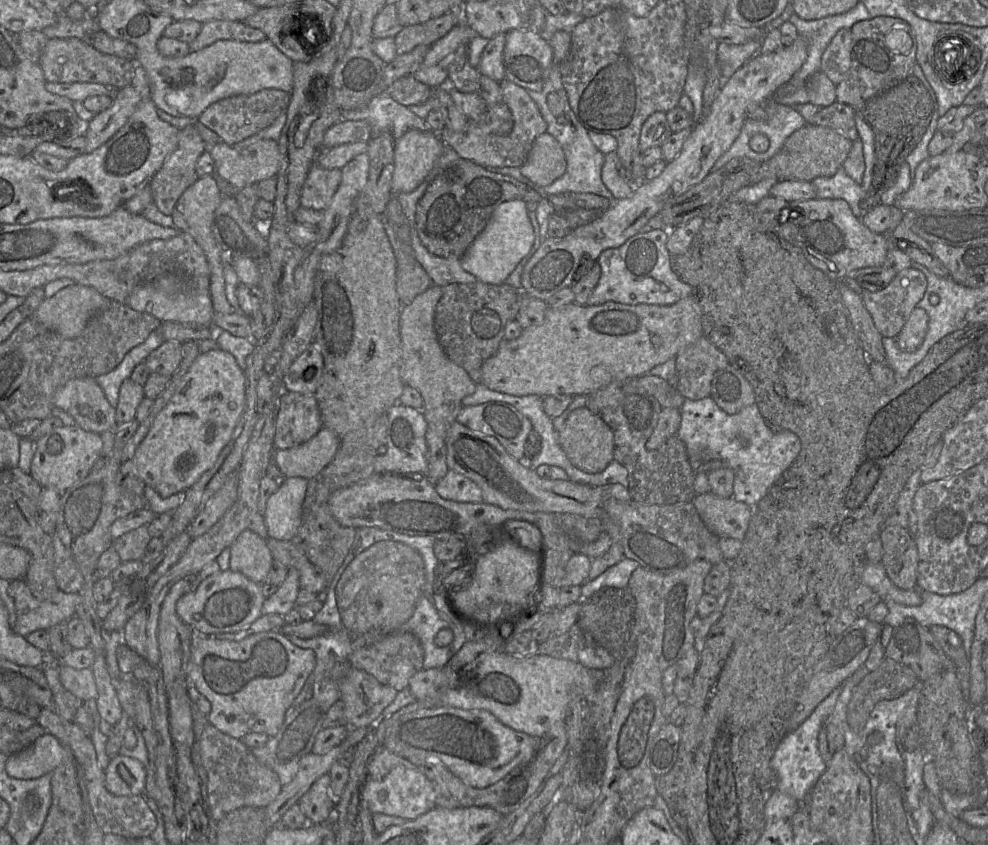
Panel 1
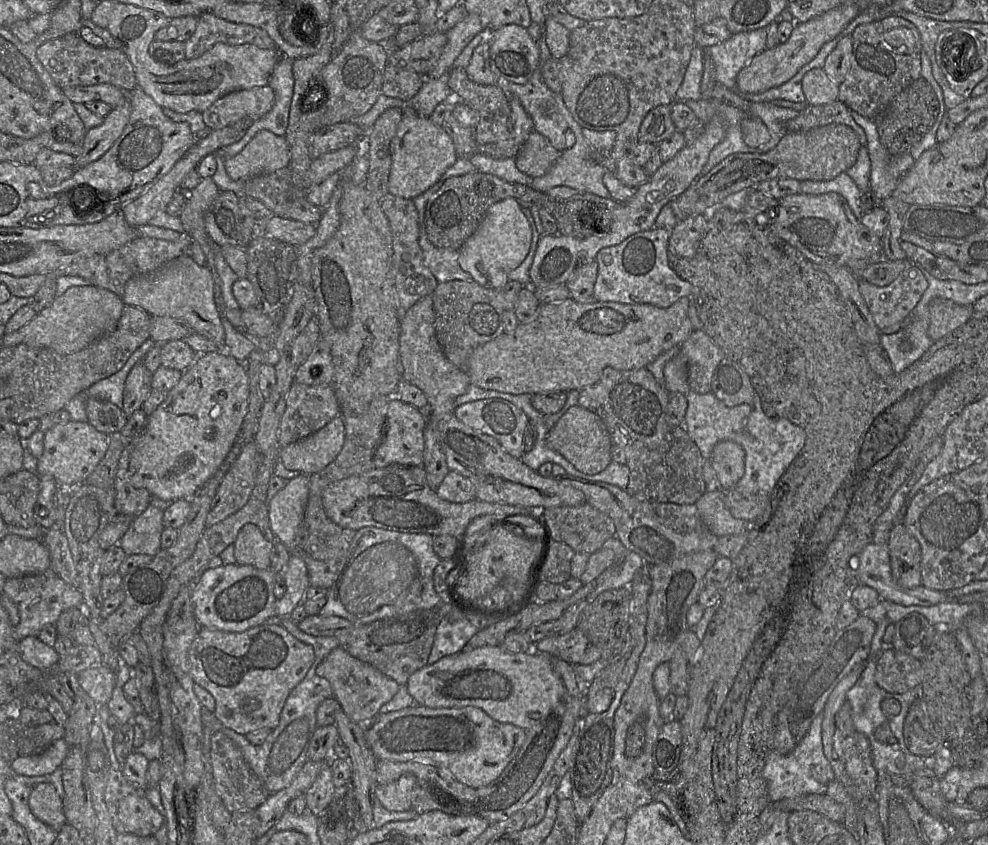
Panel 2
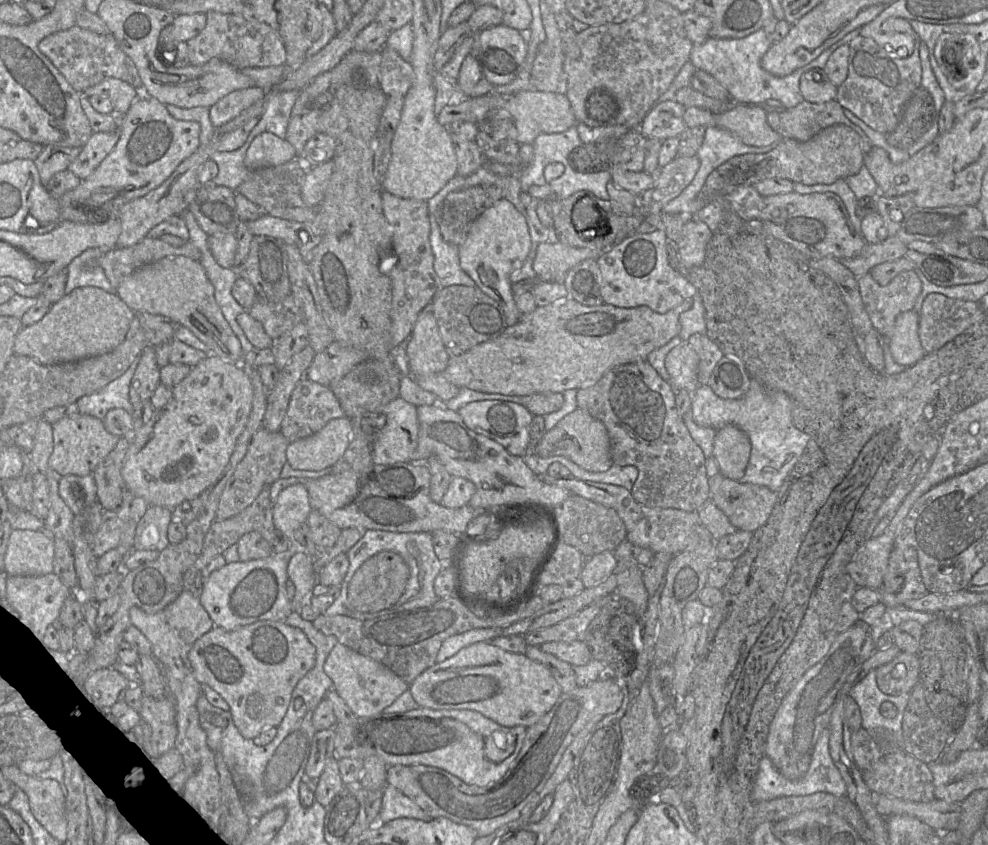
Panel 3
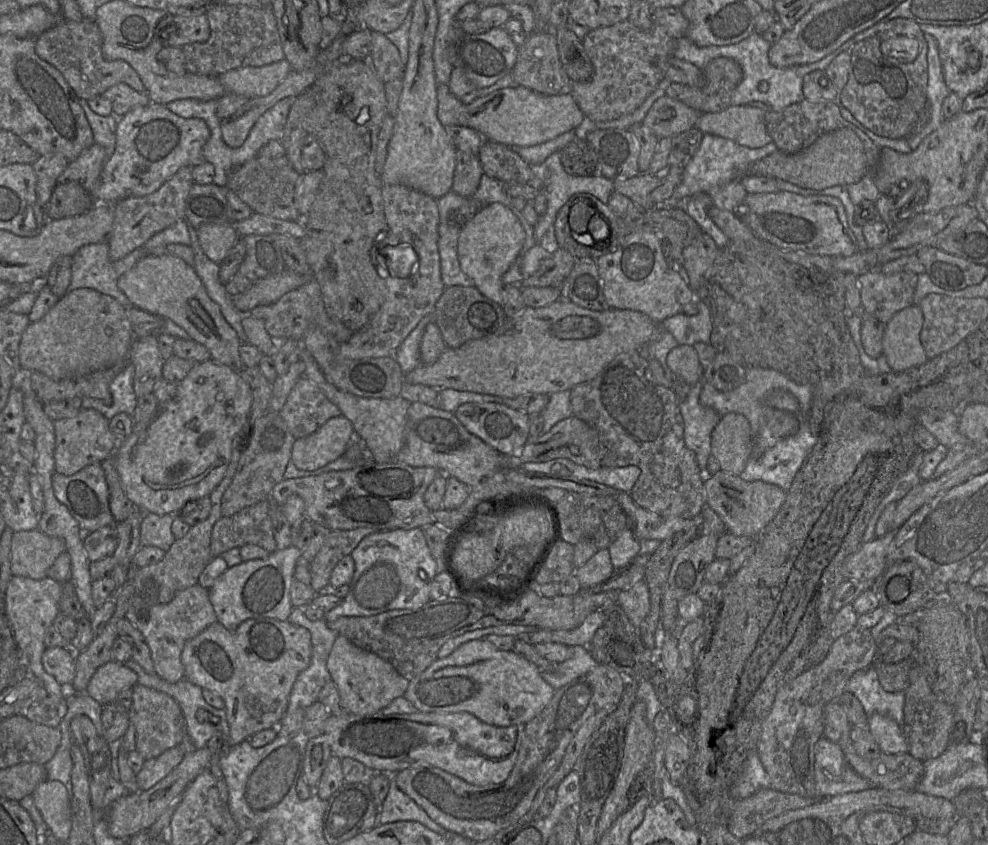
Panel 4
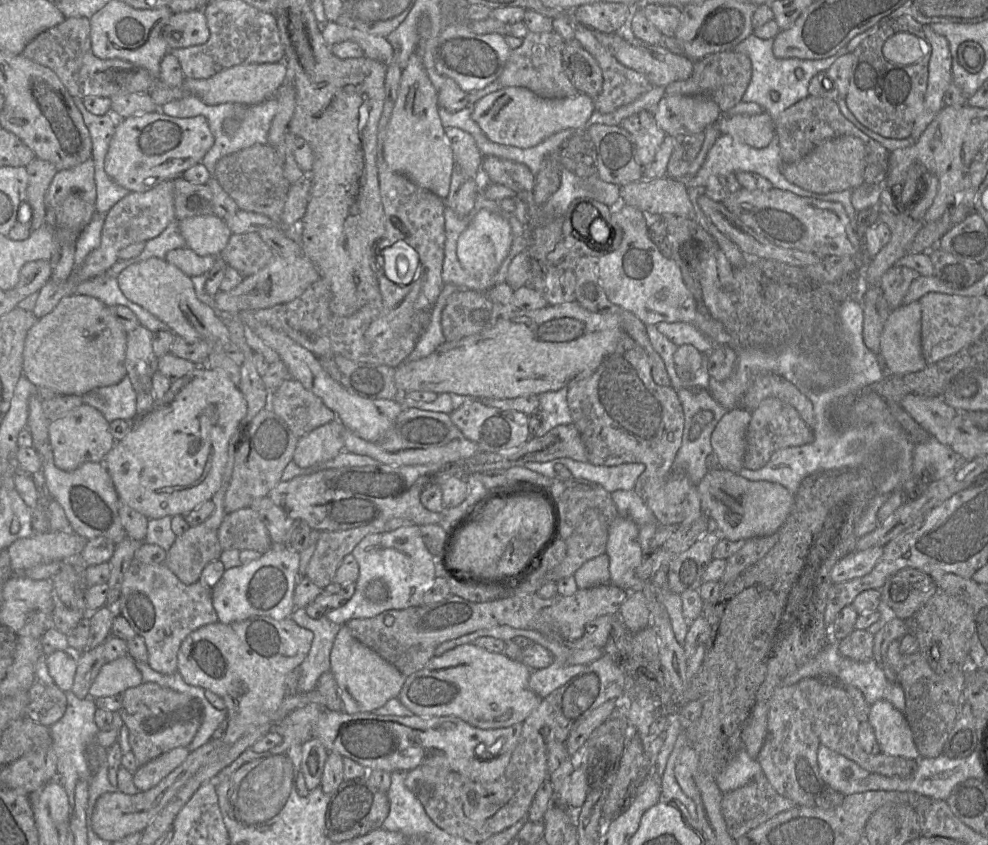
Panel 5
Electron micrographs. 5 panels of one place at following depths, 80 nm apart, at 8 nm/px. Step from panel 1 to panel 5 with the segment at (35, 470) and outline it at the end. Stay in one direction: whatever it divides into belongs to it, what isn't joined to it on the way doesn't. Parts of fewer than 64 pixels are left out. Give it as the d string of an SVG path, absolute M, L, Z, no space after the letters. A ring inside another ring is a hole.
M81 404L64 416L50 421L49 439L54 464L63 471L73 471L85 462L102 462L116 441L109 431L109 422L96 408Z

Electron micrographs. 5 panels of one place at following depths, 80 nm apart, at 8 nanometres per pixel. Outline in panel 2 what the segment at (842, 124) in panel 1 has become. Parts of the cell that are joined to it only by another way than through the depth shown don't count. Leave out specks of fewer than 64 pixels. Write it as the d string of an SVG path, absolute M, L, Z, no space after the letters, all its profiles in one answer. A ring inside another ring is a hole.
M838 99L824 105L808 105L797 117L788 120L785 127L788 132L802 132L828 124L843 124L857 135L862 147L867 146L864 130L853 120L849 108Z

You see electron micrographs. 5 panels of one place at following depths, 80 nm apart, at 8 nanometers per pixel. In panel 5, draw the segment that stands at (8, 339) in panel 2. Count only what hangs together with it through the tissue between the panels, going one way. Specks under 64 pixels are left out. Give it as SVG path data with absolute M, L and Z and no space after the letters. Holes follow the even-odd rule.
M74 293L70 296L64 297L49 314L38 319L29 329L23 350L23 374L36 387L46 387L61 395L83 396L96 388L117 384L127 375L125 367L127 336L128 333L112 313L110 307L106 306L95 297Z

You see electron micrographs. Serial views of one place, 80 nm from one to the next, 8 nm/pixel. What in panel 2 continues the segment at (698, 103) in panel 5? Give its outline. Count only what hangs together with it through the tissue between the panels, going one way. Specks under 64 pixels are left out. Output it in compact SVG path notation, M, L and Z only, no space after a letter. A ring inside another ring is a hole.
M659 105L646 114L638 131L639 142L658 145L677 131L671 119L671 106Z

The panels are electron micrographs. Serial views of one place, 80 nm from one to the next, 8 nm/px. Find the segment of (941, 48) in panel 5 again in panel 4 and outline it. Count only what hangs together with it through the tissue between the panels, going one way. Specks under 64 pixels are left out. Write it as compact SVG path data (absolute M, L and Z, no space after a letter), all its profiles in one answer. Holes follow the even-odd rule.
M924 34L924 36L928 43L928 81L926 103L927 106L930 106L931 108L931 114L929 121L920 130L915 130L906 137L911 150L915 150L926 136L940 126L942 122L942 104L950 92L945 83L937 41L929 34Z

